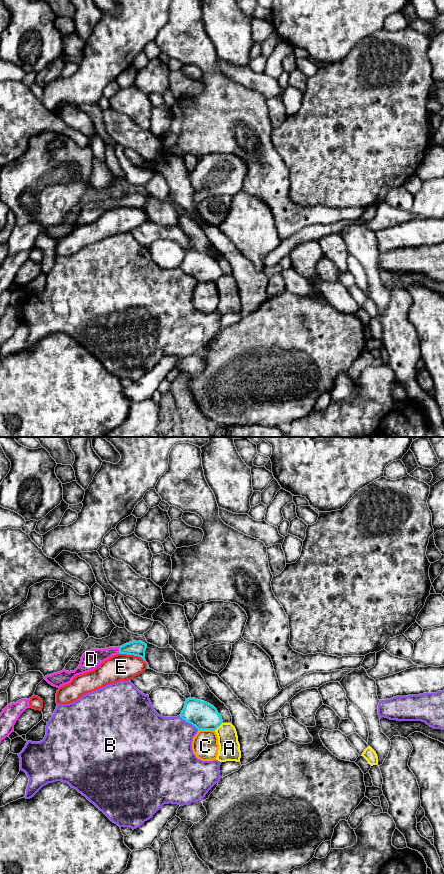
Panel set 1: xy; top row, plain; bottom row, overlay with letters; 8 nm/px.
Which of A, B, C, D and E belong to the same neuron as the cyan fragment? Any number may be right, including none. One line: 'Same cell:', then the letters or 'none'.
Same cell: D

